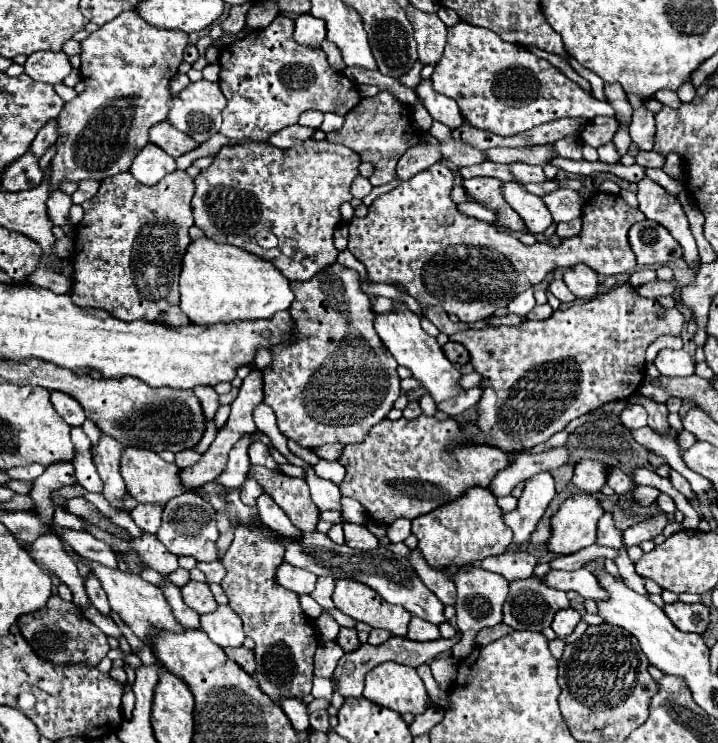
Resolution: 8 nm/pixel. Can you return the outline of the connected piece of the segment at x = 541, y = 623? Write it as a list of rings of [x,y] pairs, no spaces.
[[[536,576],[528,580],[510,582],[510,596],[504,604],[504,624],[514,630],[540,632],[550,626],[554,614],[568,608],[566,592],[548,588]]]

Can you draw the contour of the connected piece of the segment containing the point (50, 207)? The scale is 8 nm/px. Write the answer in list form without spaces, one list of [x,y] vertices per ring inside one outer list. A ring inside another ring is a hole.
[[[55,190],[50,194],[46,206],[48,217],[54,226],[60,226],[66,234],[72,234],[74,224],[68,220],[68,210],[72,206],[72,198],[60,190]]]

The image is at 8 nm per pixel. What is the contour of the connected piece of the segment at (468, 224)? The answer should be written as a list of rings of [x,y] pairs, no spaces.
[[[432,164],[430,168],[396,186],[392,192],[376,198],[368,208],[368,216],[354,218],[350,222],[348,250],[366,266],[370,284],[384,282],[392,286],[402,286],[420,304],[420,308],[440,306],[448,314],[456,314],[462,322],[476,322],[492,316],[498,308],[508,306],[514,296],[542,282],[544,276],[558,266],[570,268],[576,264],[584,264],[600,276],[616,276],[636,270],[636,258],[632,256],[628,244],[628,230],[632,224],[644,220],[644,214],[636,208],[630,208],[622,200],[622,196],[604,192],[590,196],[582,208],[582,232],[572,238],[564,238],[558,248],[542,242],[536,242],[534,246],[524,246],[514,234],[500,232],[494,224],[460,214],[456,210],[456,204],[450,200],[452,180],[454,174],[446,164]]]

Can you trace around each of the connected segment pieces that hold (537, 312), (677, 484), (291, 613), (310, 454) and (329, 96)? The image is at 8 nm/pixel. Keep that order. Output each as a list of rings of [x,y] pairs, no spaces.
[[[536,304],[536,306],[532,308],[532,312],[528,312],[526,318],[528,318],[528,320],[546,320],[546,318],[552,316],[552,312],[554,312],[554,310],[552,310],[548,304],[542,304],[542,306]]]
[[[670,472],[670,480],[672,480],[672,484],[674,484],[674,488],[676,490],[680,490],[688,500],[694,500],[696,498],[696,494],[694,494],[694,490],[690,488],[690,484],[688,484],[688,480],[684,478],[684,476],[680,476],[678,472]]]
[[[258,526],[264,532],[252,532],[248,528],[236,528],[234,540],[226,550],[222,564],[226,566],[226,578],[222,588],[228,596],[228,606],[242,618],[244,634],[254,640],[256,672],[252,678],[260,690],[280,704],[284,698],[304,698],[312,690],[312,658],[318,646],[318,636],[308,616],[300,610],[298,594],[274,582],[274,570],[282,562],[284,548],[268,538],[268,528]]]
[[[288,440],[287,444],[290,451],[306,463],[314,466],[319,462],[320,459],[316,456],[312,449],[303,448],[292,440]]]
[[[278,14],[264,30],[252,30],[246,38],[220,52],[218,82],[228,100],[228,106],[222,112],[222,136],[240,142],[268,142],[274,132],[296,124],[304,110],[312,108],[344,116],[360,102],[356,84],[352,84],[344,74],[334,72],[322,50],[294,42],[292,26],[292,18]]]

